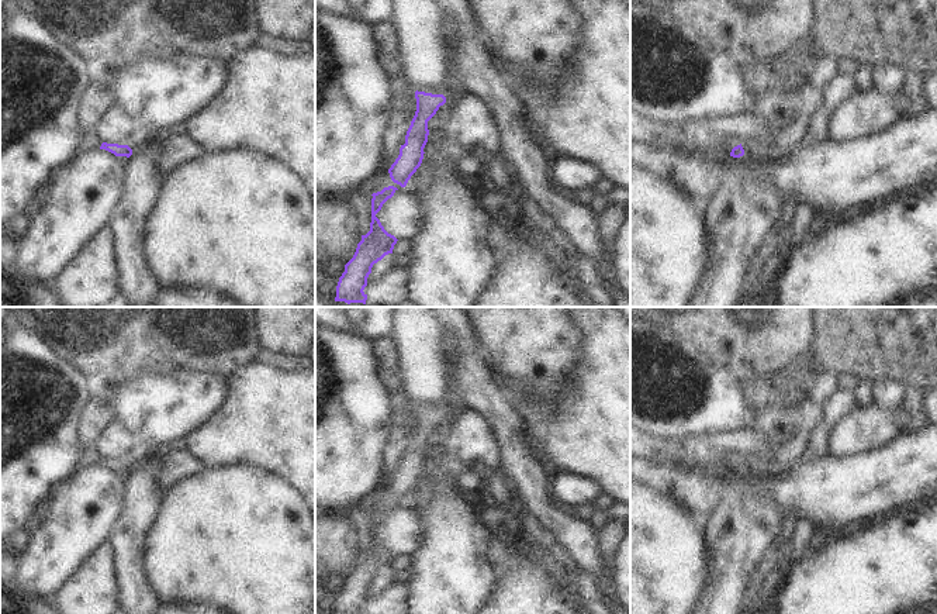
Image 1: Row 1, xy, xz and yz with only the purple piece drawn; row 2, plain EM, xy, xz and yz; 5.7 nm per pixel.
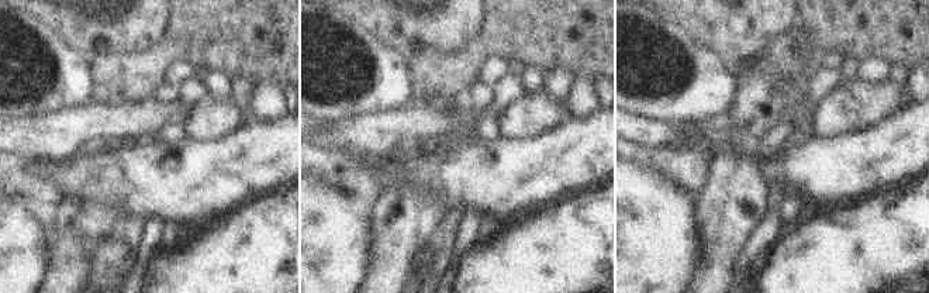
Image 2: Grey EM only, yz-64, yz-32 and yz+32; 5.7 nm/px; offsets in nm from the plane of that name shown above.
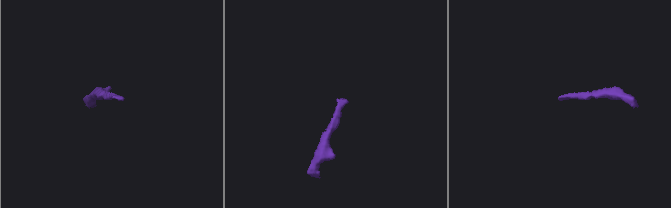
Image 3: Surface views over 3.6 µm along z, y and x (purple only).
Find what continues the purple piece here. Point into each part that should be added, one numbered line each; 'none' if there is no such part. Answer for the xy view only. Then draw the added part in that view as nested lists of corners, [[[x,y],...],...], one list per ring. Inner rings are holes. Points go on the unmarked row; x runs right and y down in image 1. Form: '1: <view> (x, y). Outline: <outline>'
1: xy (139, 454). Outline: [[[141,442],[128,453],[128,462],[132,468],[141,466],[149,456],[156,453],[156,448],[149,442]]]

